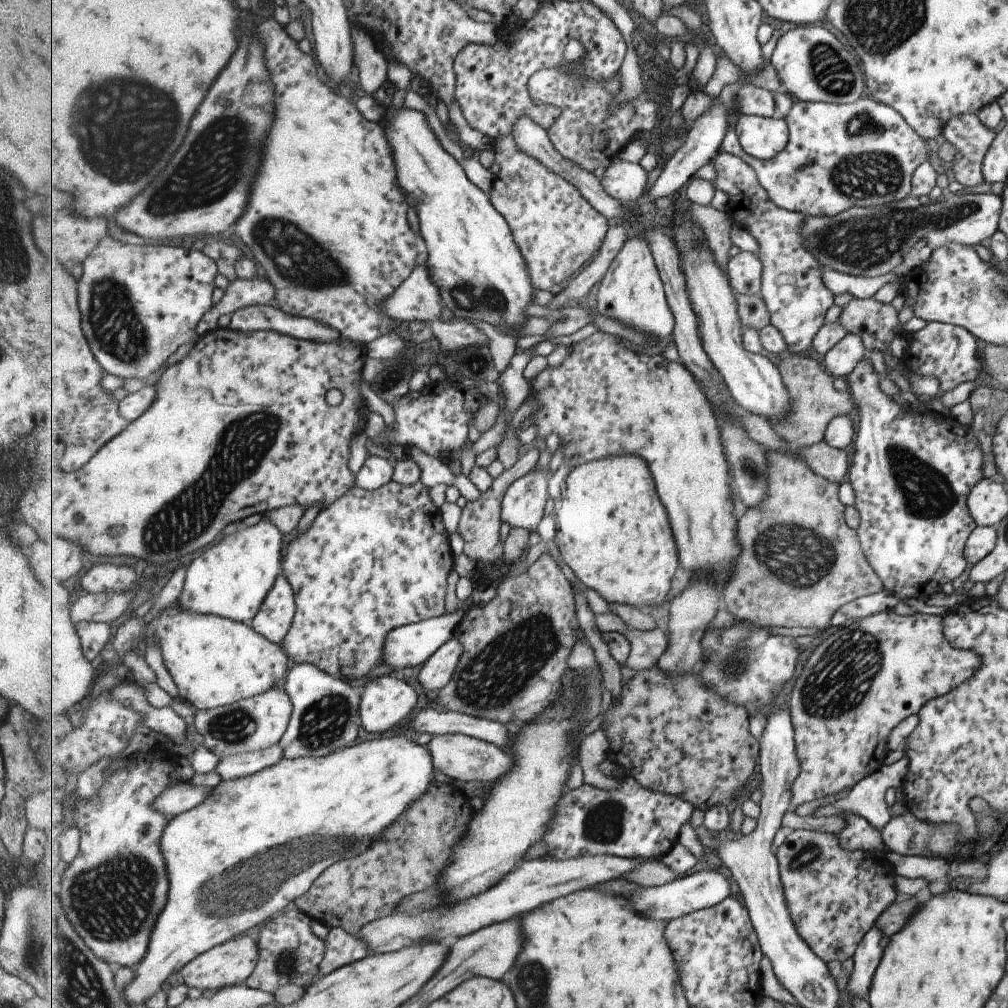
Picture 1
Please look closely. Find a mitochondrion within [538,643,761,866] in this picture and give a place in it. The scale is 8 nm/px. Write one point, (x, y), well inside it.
(603, 823)

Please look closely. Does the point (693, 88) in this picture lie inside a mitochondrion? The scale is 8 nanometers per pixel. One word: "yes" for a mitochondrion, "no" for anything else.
no

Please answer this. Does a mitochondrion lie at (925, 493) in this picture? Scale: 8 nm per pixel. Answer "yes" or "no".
yes

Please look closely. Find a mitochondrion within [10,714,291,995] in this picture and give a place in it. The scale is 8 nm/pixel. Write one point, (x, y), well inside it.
(115, 895)

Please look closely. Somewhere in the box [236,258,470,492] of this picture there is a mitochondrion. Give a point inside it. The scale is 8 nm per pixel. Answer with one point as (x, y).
(394, 374)

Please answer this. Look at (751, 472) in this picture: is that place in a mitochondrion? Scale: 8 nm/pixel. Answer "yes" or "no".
yes

